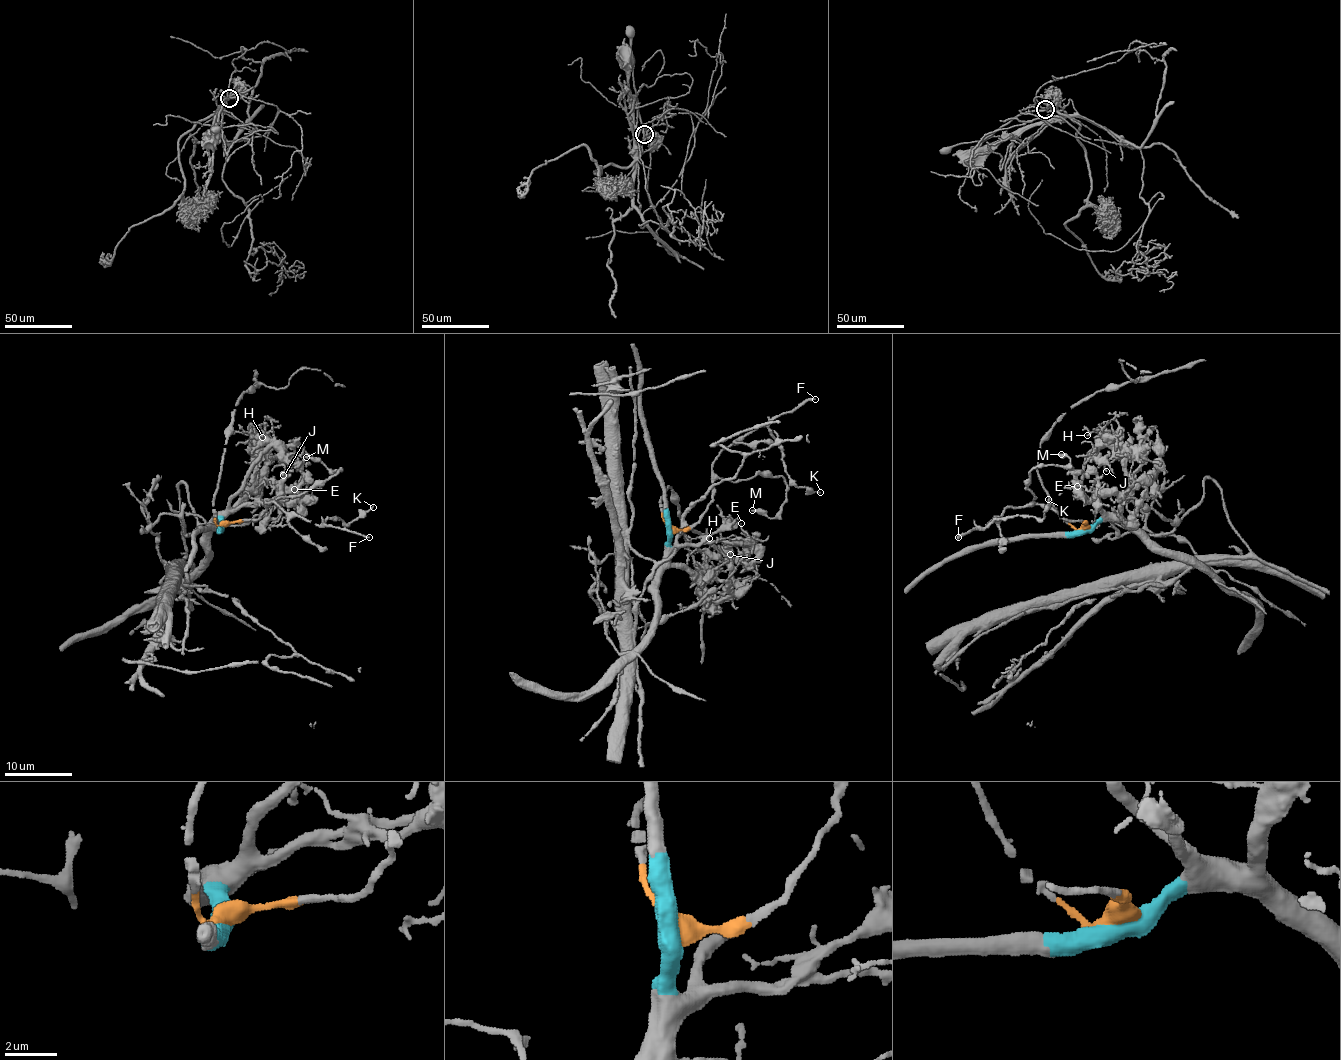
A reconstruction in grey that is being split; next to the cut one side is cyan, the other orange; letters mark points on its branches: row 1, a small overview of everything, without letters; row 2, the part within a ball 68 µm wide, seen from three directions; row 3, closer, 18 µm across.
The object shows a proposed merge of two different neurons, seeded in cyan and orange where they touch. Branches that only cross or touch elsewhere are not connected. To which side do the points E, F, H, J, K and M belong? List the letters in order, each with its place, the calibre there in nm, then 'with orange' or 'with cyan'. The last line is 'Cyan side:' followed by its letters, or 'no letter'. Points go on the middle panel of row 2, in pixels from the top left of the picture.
E: (741, 523) | 140 nm | with cyan
F: (815, 399) | 200 nm | with orange
H: (709, 538) | 180 nm | with cyan
J: (730, 554) | 130 nm | with cyan
K: (820, 492) | 130 nm | with orange
M: (752, 510) | 280 nm | with orange
Cyan side: E, H, J

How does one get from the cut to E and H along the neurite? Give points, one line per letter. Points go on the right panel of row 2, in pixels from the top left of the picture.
E: (1084, 529), (1098, 521), (1101, 515), (1100, 504), (1095, 498), (1097, 494), (1076, 485)
H: (1084, 529), (1098, 519), (1101, 510), (1083, 490), (1083, 462), (1105, 427), (1100, 424), (1086, 436)

